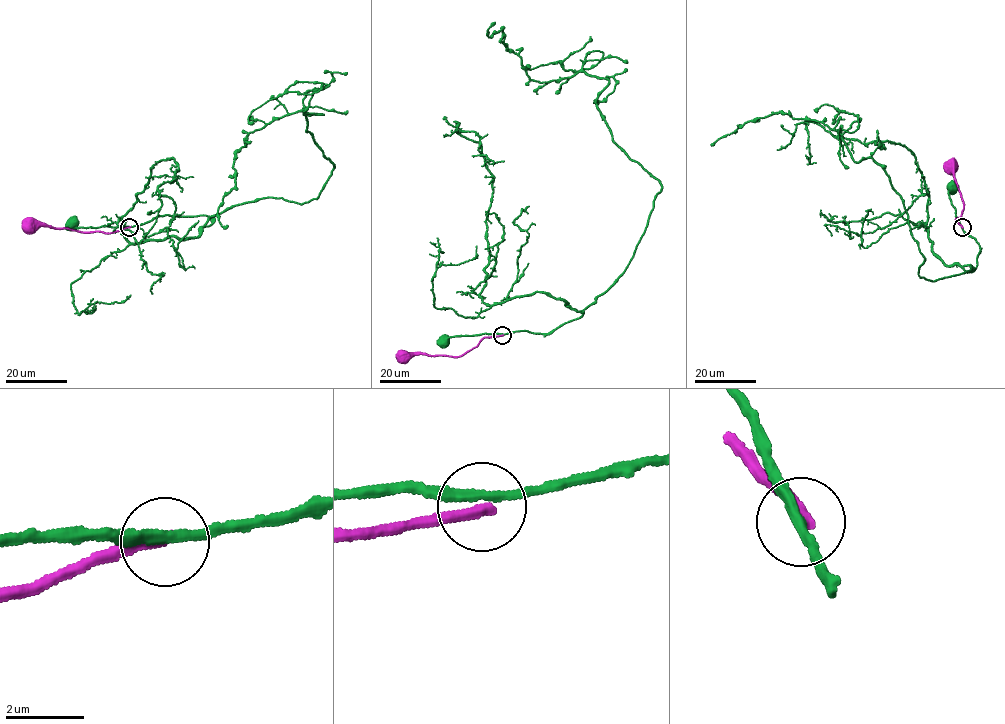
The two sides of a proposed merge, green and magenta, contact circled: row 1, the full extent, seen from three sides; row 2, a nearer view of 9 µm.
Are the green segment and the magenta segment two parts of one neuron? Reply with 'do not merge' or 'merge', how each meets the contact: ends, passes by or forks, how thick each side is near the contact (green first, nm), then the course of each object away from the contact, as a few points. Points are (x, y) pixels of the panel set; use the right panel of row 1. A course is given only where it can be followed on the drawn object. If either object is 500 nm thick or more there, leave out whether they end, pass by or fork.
do not merge; green passes by; magenta ends; calibres 260 and 320 nm; course green (962, 227), (948, 193), (954, 188); course magenta (962, 227), (955, 219), (961, 216), (963, 203), (952, 171), (957, 166), (951, 166)

